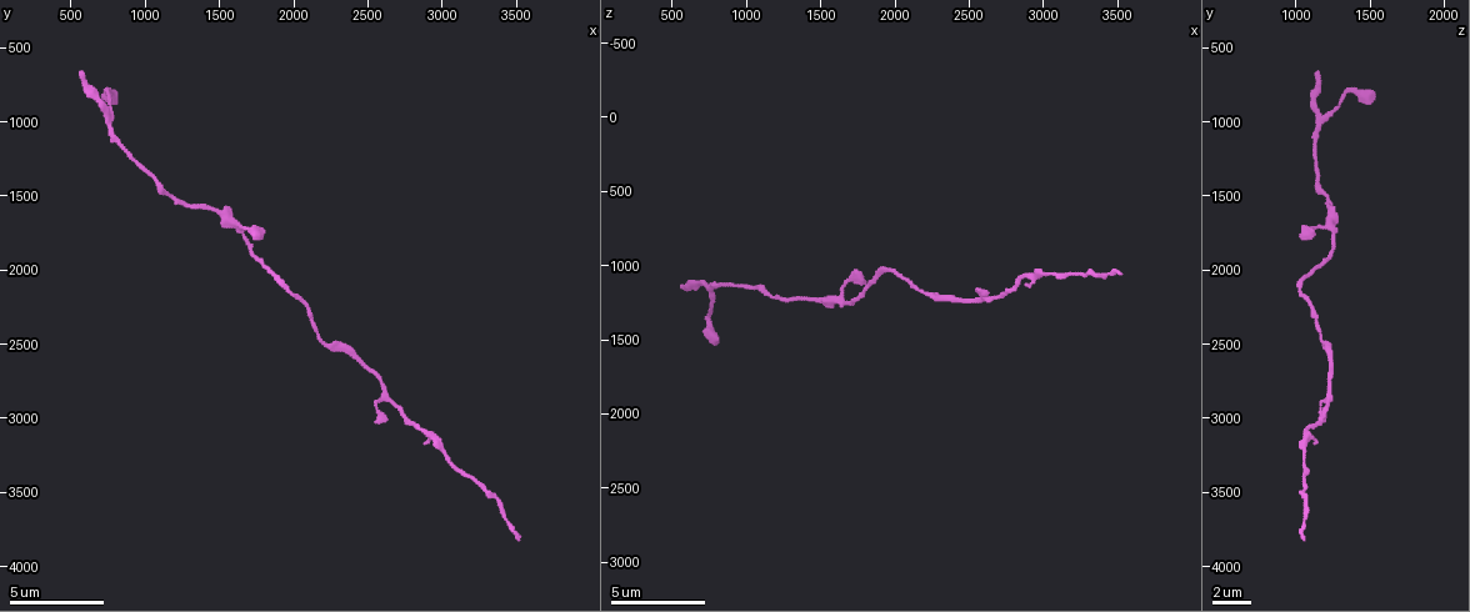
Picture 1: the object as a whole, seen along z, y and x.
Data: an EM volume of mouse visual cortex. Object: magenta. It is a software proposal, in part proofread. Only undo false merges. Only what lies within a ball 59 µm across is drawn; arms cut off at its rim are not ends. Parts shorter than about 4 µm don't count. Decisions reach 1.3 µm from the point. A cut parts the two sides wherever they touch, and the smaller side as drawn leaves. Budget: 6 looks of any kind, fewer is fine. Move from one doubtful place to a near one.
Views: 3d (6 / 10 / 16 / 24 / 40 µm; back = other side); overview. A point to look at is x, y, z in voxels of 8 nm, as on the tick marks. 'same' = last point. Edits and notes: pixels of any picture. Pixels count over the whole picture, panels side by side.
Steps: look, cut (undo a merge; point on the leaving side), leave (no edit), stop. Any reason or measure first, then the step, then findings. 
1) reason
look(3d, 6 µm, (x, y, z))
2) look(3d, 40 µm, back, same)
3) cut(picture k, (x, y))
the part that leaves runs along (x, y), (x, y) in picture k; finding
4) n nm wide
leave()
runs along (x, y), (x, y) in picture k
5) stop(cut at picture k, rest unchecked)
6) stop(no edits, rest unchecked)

three-way junction
look(3d, 10 µm, (1660, 1780, 1240))

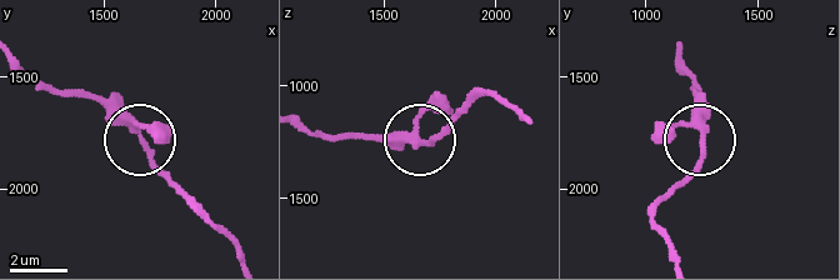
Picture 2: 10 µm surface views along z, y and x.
look(3d, 6 µm, (1660, 1790, 1240))

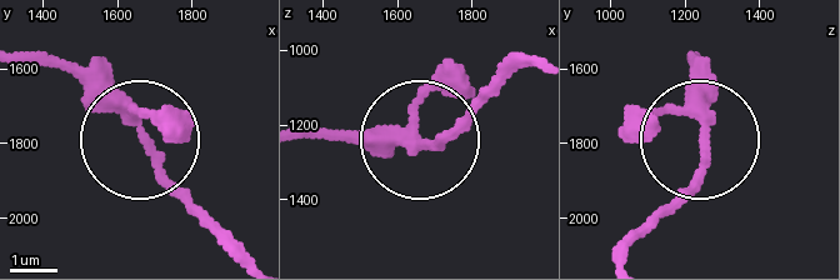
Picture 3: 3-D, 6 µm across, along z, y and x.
230 nm wide
leave()
runs along (628, 258), (699, 161), (691, 59) in picture 3; continuous, no second neuron

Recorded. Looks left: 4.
thick turns thin
look(3d, 6 µm, (2180, 2460, 1180))

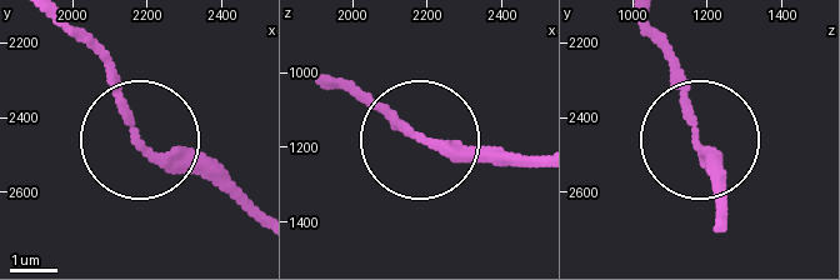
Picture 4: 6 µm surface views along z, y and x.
220 nm wide
leave()
runs along (663, 48), (721, 206) in picture 4; all the same neuron

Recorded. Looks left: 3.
calibre changes
look(3d, 6 µm, (2800, 3040, 1160))

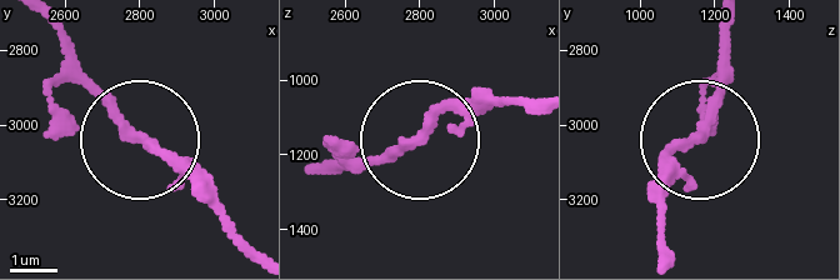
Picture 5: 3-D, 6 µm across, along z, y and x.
leave()
one neuron here

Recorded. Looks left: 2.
stop(no edits, rest unchecked)

